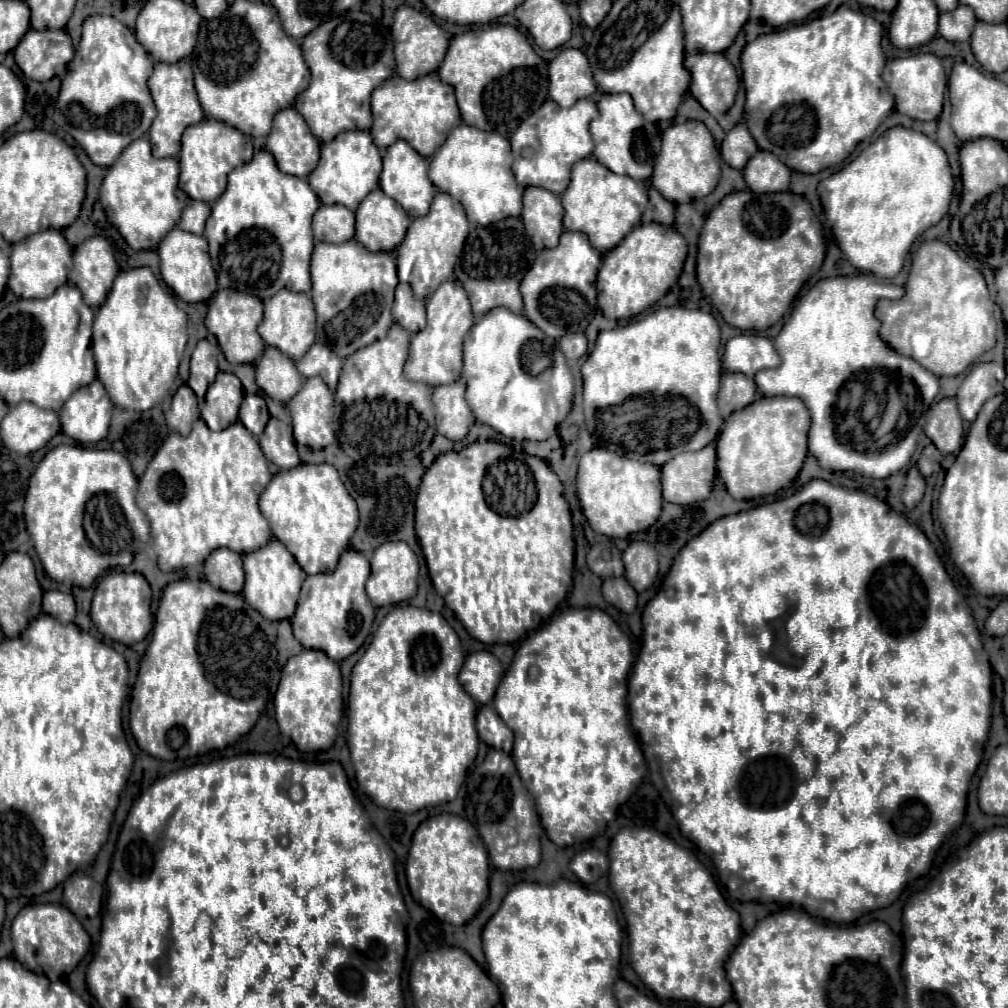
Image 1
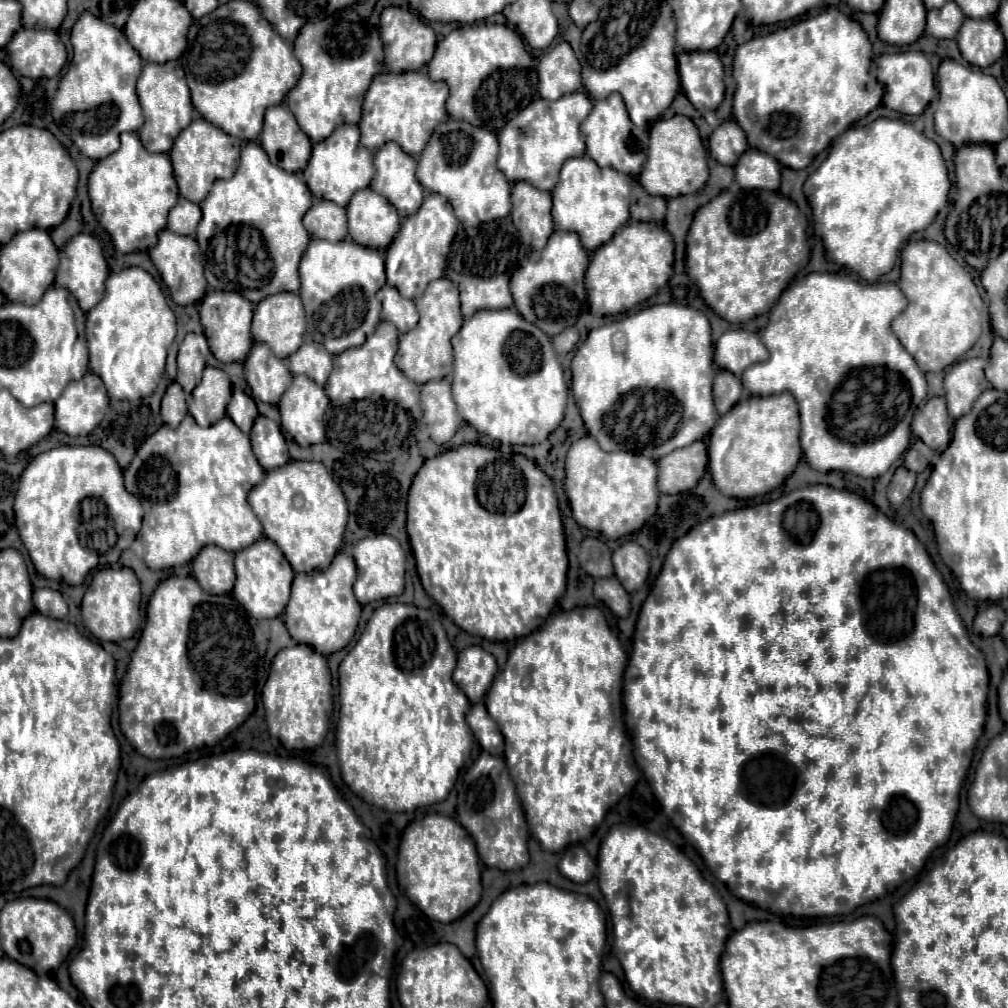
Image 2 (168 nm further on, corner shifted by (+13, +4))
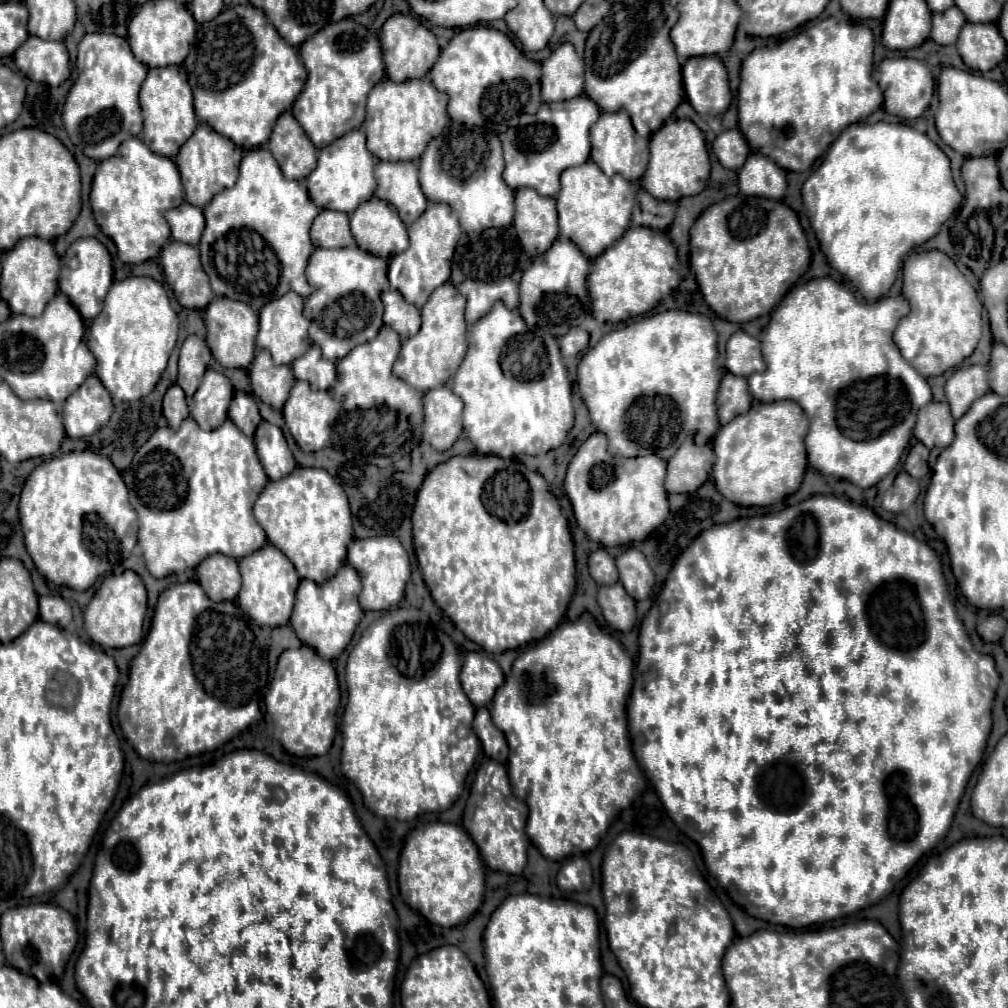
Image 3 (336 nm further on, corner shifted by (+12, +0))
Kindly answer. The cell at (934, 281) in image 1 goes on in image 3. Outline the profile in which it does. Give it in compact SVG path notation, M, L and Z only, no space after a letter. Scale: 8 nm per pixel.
M914 252L902 268L902 296L910 304L910 314L904 316L894 330L898 350L922 376L944 374L962 364L978 346L982 334L982 302L976 290L944 252Z

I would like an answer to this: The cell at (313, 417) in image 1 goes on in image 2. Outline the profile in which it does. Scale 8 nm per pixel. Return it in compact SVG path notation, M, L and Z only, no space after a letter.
M295 376L289 392L279 400L281 426L299 446L311 446L325 440L323 414L329 398L321 386L307 376Z

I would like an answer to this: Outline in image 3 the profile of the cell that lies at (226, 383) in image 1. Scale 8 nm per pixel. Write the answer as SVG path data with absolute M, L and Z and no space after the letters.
M208 368L200 388L194 394L192 418L202 430L214 430L228 418L230 400L232 382L222 372Z

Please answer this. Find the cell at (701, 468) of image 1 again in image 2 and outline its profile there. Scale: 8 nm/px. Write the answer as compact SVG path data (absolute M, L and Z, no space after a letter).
M693 442L691 446L677 448L669 456L657 462L659 480L657 488L661 494L681 494L693 490L707 466L707 446L705 442Z

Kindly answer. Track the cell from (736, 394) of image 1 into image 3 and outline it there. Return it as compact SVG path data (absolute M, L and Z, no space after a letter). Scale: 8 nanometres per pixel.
M728 372L720 382L716 406L718 406L718 420L722 426L728 424L734 416L746 414L752 406L752 396L748 392L746 378Z

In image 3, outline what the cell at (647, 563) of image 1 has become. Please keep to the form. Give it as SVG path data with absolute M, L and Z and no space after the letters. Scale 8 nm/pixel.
M636 548L626 550L616 558L620 582L634 600L646 600L654 586L654 572L648 566L644 554Z

